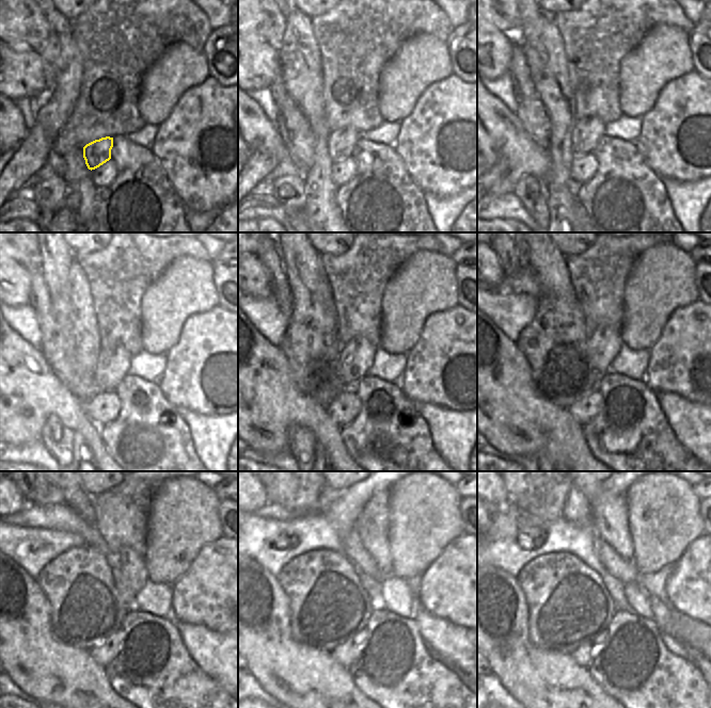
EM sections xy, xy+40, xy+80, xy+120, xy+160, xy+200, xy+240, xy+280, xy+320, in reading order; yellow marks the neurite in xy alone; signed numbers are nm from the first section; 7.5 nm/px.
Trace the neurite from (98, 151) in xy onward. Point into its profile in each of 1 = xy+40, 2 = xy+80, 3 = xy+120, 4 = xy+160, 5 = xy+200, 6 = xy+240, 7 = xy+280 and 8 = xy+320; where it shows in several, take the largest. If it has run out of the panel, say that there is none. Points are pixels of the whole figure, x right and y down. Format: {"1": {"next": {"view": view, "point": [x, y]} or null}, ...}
{"1": {"next": {"view": "xy+40", "point": [342, 142]}}, "2": {"next": {"view": "xy+80", "point": [587, 132]}}, "3": {"next": {"view": "xy+120", "point": [112, 365]}}, "4": {"next": {"view": "xy+160", "point": [357, 356]}}, "5": {"next": {"view": "xy+200", "point": [602, 346]}}, "6": {"next": {"view": "xy+240", "point": [129, 578]}}, "7": {"next": {"view": "xy+280", "point": [373, 523]}}, "8": {"next": {"view": "xy+320", "point": [609, 511]}}}

